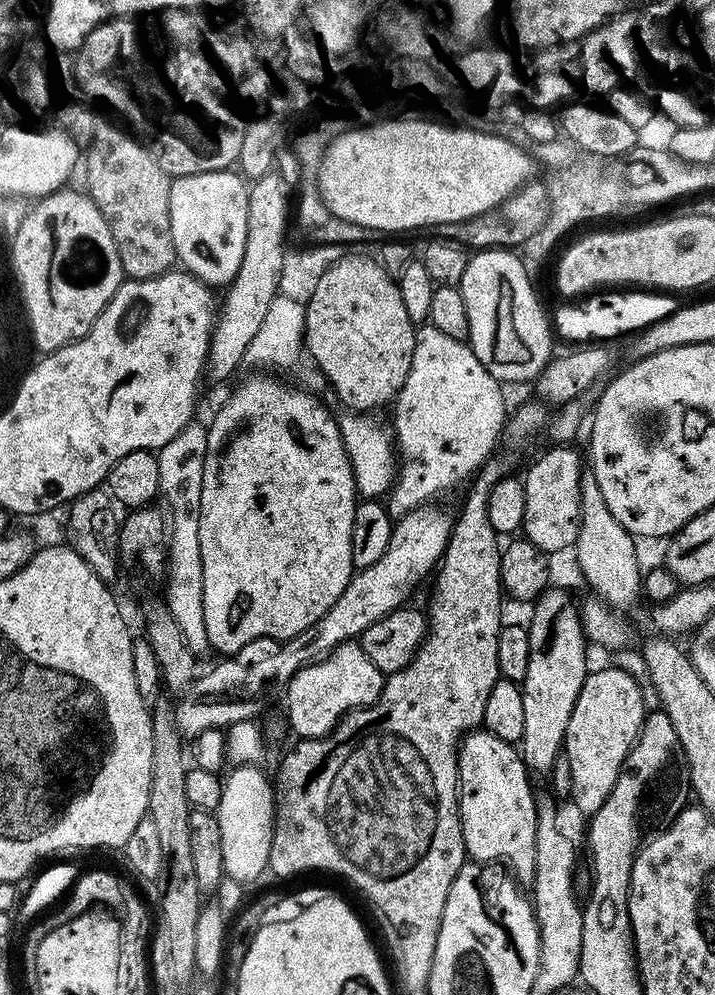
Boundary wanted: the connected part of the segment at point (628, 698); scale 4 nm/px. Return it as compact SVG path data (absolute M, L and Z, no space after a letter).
M600 668L589 671L586 682L582 686L582 690L578 694L578 702L574 702L574 710L570 714L570 722L568 729L564 735L564 747L562 749L563 755L568 758L568 765L572 771L572 794L570 797L571 803L576 803L576 808L585 814L597 812L602 806L602 802L606 802L606 798L610 794L610 790L614 790L614 782L618 782L618 774L623 768L623 763L626 762L627 756L630 754L632 748L635 746L637 740L640 739L640 730L644 725L646 717L646 709L644 710L644 692L640 689L640 684L628 672L623 672L620 668Z

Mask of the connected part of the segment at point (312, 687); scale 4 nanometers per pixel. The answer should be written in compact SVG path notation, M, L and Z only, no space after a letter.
M359 643L339 644L321 660L299 668L288 681L286 685L288 693L284 696L284 704L288 707L288 724L297 732L295 734L297 737L305 740L326 736L336 728L337 722L346 713L355 708L368 707L376 702L384 689L385 679L385 673L380 672L378 666L374 666L374 662L370 662L370 658L366 658Z

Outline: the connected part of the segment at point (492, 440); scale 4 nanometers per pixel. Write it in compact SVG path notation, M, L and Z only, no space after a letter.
M431 324L421 325L417 329L410 373L394 401L394 444L398 449L398 471L386 493L386 507L393 517L399 518L408 512L415 512L417 508L435 501L432 500L435 496L450 491L452 484L459 480L467 481L495 453L492 451L496 443L501 443L506 423L503 390L501 381L494 379L482 366L465 341L443 334L442 330Z

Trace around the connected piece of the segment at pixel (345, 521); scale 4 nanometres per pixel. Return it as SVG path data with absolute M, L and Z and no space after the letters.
M252 376L249 380L244 380L232 392L232 397L221 406L213 418L212 424L207 425L208 441L206 442L206 456L204 458L204 469L202 470L202 506L200 507L200 517L198 518L198 542L202 550L202 614L206 614L206 634L208 635L208 643L213 649L224 652L225 657L234 656L238 650L242 650L242 646L246 646L246 642L254 642L255 640L263 641L267 638L272 642L287 642L293 638L303 637L309 630L315 629L321 618L326 614L326 610L330 610L330 606L334 606L334 602L338 602L338 598L342 598L342 590L346 590L346 586L352 581L354 575L354 565L352 563L352 535L354 534L354 514L356 513L356 505L358 503L358 493L356 490L356 479L352 473L352 463L348 457L346 446L342 442L342 434L340 433L340 425L332 416L311 396L308 392L299 392L296 388L291 388L288 384L283 384L280 380L275 380L272 376Z

